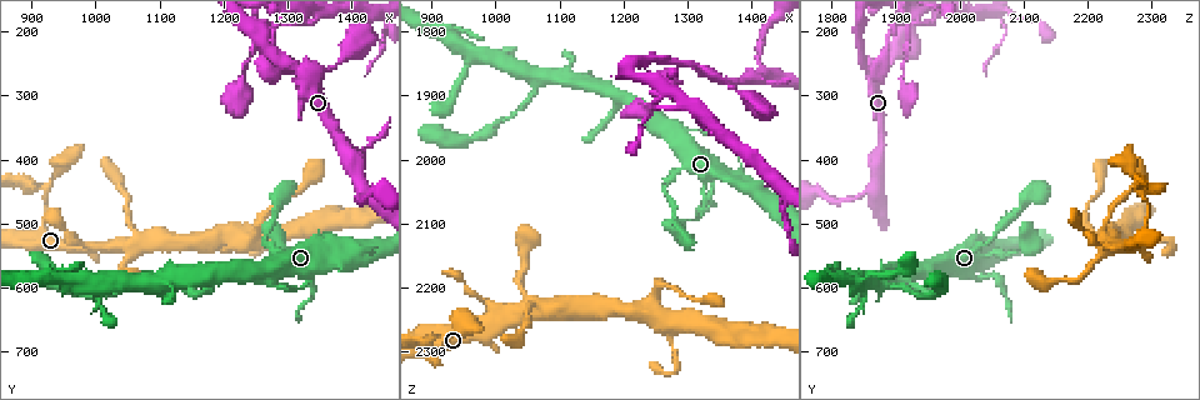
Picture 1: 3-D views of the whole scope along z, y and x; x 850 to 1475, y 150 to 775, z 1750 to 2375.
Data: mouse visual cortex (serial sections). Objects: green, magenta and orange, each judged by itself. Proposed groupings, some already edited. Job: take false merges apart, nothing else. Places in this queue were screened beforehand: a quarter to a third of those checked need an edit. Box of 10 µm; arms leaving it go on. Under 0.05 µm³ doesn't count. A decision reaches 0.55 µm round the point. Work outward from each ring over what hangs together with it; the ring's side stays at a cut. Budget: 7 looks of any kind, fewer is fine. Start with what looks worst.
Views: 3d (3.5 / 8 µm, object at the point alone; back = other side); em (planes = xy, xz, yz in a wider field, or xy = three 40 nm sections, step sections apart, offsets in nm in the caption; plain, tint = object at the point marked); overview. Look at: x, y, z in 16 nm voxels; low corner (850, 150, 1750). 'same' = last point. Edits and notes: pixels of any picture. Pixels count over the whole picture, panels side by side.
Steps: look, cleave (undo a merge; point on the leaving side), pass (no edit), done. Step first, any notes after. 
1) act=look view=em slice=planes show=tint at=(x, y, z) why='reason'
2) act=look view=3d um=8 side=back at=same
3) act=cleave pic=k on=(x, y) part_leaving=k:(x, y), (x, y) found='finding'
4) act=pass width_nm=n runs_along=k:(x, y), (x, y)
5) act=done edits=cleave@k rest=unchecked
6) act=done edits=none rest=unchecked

act=look view=3d um=3.5 at=(930, 440, 2280) why='three-way junction'

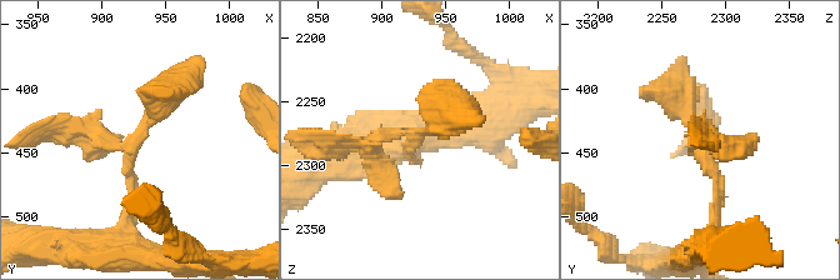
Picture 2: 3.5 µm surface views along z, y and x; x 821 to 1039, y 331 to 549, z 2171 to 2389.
act=look view=em slice=xy step=5 show=tint at=(928, 442, 2280)

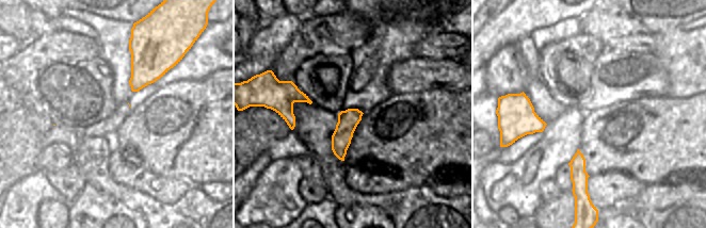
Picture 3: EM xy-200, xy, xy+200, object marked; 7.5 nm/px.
act=look view=em slice=xy step=3 show=tint at=same why='another direction'

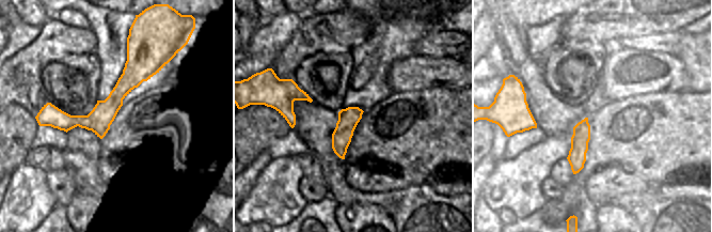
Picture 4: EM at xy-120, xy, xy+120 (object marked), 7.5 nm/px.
act=pass arm_widths_nm=100,200,400 found='one cell here'

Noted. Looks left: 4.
act=look view=3d um=3.5 at=(1055, 535, 2230) why='sharp bend'

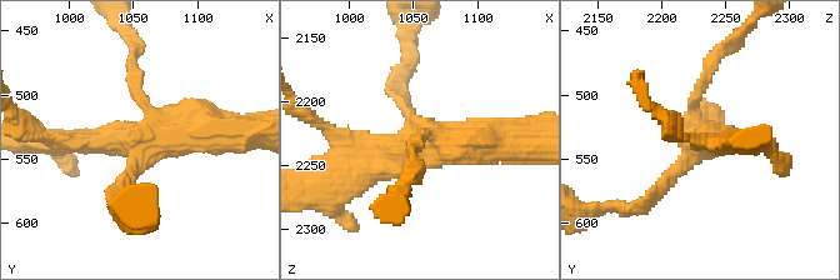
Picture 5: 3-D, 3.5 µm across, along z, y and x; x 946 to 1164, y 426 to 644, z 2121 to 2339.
act=look view=em slice=xy step=3 show=tint at=(1060, 536, 2230) why='now the EM'

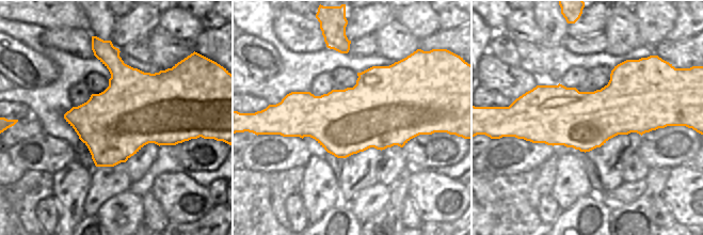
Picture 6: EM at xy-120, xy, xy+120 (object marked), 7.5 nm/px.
act=pass arm_widths_nm=150,200,350,500 runs_along=5:(348, 176), (435, 138), (505, 144) found='continuous, no second cell'

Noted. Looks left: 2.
act=look view=3d um=3.5 side=back at=(1230, 525, 2240) why='two arms at a narrow angle'

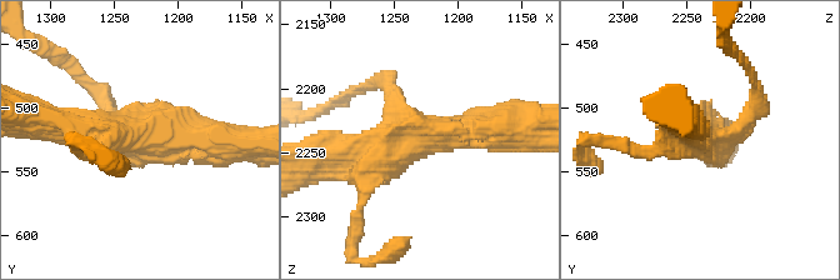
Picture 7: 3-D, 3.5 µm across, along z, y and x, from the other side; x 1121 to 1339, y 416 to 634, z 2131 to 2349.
act=look view=em slice=planes show=tint at=(1234, 522, 2238) arms=4 arm_widths_nm=200,200,400,450 why='need the tissue'

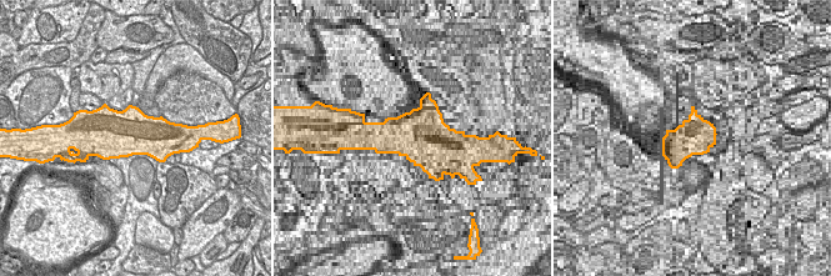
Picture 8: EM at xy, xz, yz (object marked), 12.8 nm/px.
act=pass runs_along=7:(501, 131), (424, 135), (340, 158) found='all the same cell'

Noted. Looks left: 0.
act=done edits=none rest=unchecked

